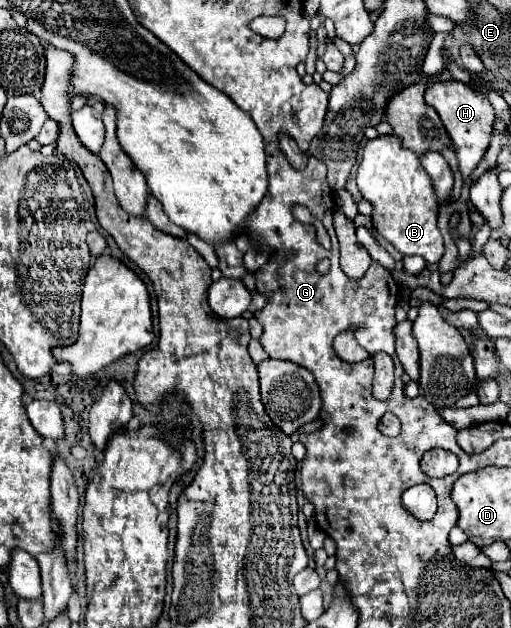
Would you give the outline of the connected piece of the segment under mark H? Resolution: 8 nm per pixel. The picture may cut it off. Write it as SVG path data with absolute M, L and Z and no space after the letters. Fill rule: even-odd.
M449 81L449 83L429 83L427 93L425 93L425 101L427 105L431 105L441 121L445 131L449 133L449 139L453 143L455 155L459 159L459 171L463 181L471 177L471 173L475 171L475 167L479 165L479 161L483 159L483 155L489 149L489 143L493 139L493 121L495 121L495 111L491 107L491 103L487 101L487 97L479 95L477 91L473 91L471 87L459 83L459 81Z

